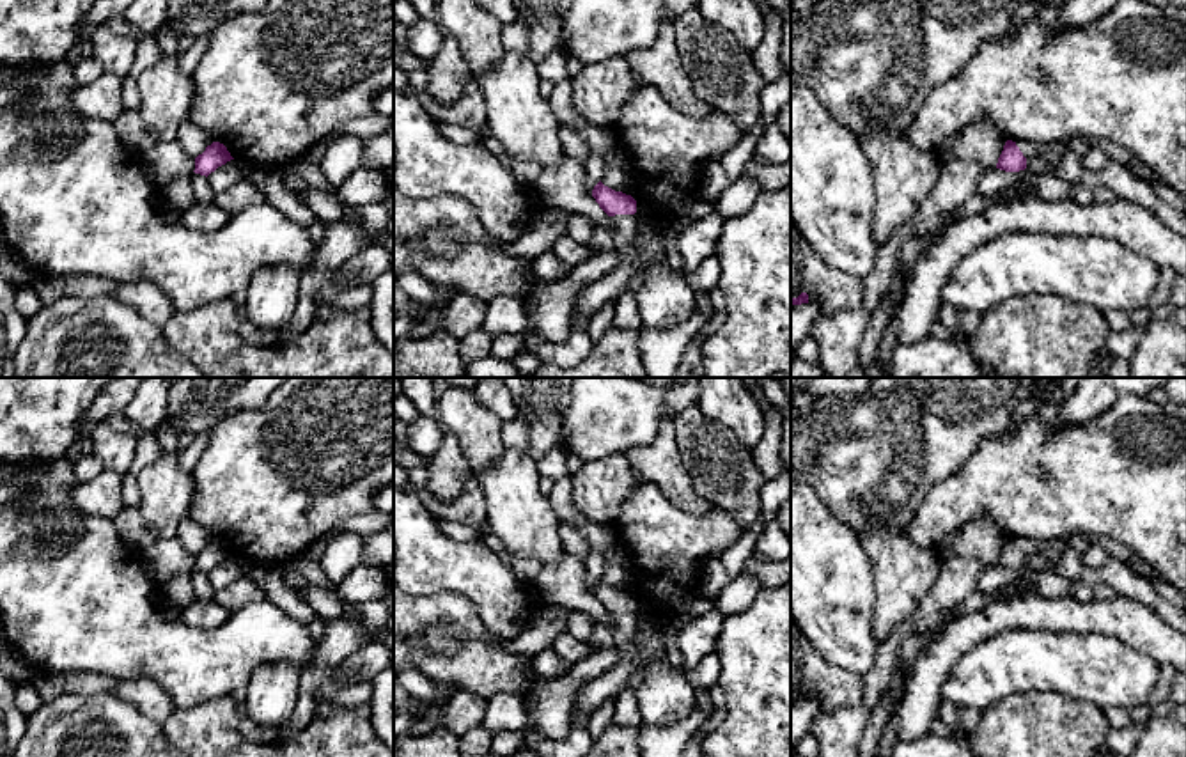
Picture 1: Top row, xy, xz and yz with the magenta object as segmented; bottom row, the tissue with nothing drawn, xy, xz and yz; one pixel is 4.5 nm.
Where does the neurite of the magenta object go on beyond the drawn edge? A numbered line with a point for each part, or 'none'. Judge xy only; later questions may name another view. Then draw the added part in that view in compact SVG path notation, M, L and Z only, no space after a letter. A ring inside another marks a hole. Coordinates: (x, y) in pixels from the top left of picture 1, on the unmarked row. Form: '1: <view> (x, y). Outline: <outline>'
none

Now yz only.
1: yz (1030, 546). Outline: M1018 537L1016 542L1023 550L1026 557L1030 555L1042 555L1048 541L1046 539L1026 539L1026 537Z

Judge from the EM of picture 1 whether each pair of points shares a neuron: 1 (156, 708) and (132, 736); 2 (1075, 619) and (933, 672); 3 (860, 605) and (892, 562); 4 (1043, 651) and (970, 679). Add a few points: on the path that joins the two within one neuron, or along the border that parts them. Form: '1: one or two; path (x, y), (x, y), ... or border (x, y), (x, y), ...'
1: two; border (114, 694), (162, 724)
2: one; path (1037, 616), (998, 616), (965, 635)
3: two; border (864, 545), (874, 585), (874, 628)
4: one; path (1025, 660), (1014, 660), (988, 674)

